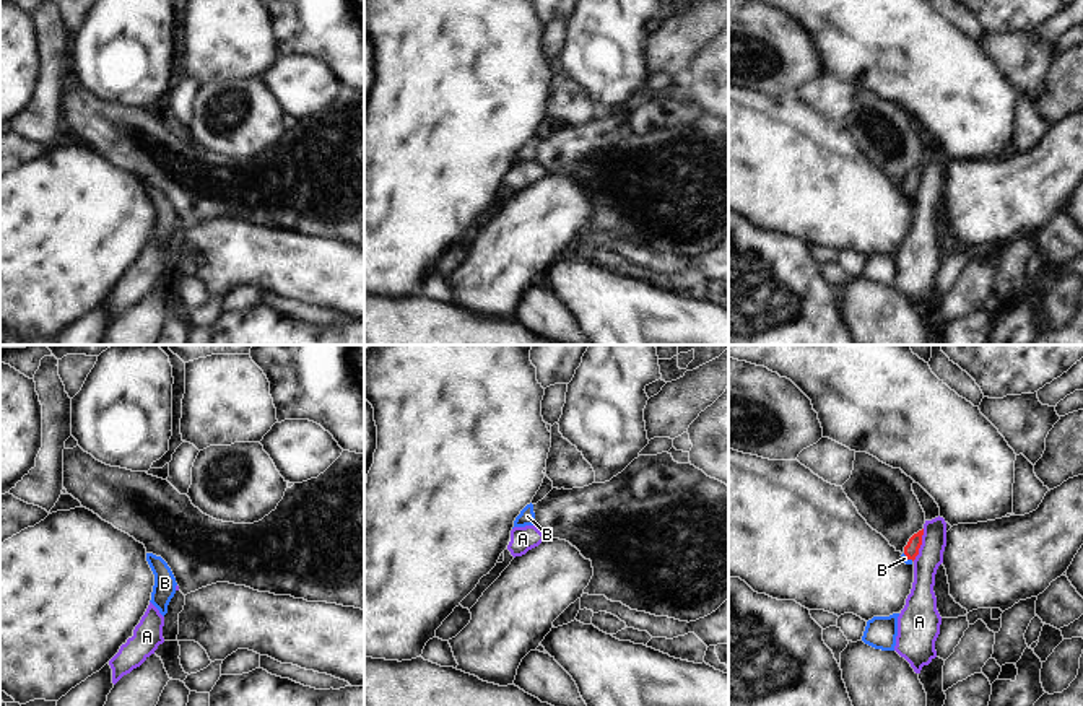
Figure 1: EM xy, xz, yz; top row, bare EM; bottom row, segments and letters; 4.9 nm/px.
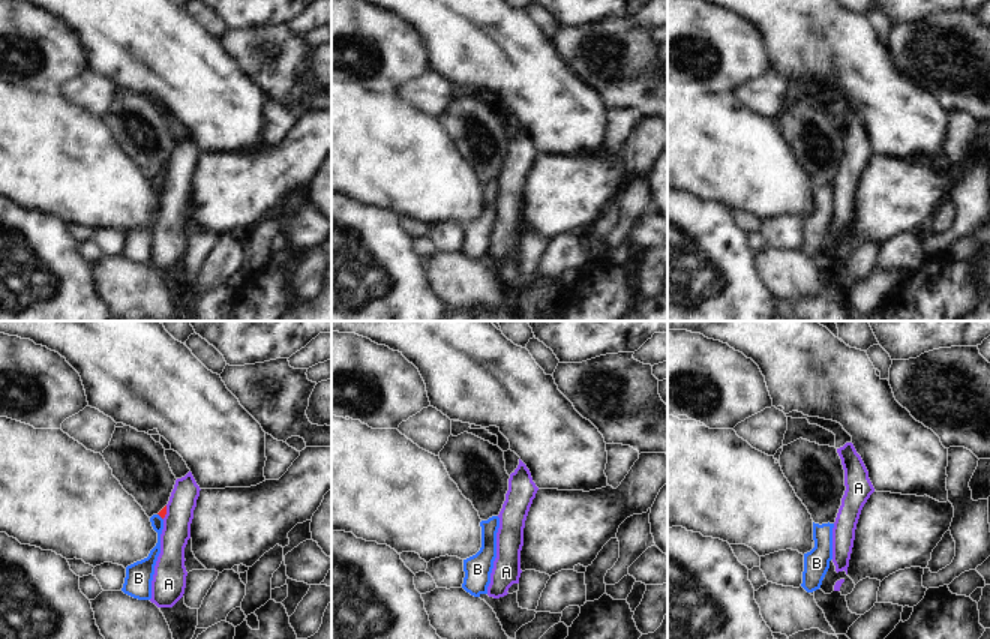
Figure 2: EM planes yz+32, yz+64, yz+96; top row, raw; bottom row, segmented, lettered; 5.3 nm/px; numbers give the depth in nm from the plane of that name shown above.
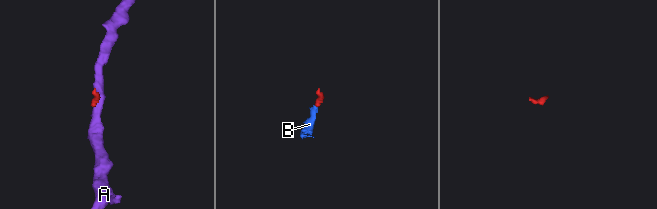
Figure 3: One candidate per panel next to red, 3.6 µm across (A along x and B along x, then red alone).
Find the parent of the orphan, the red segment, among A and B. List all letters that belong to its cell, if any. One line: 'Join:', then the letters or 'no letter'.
Join: B

